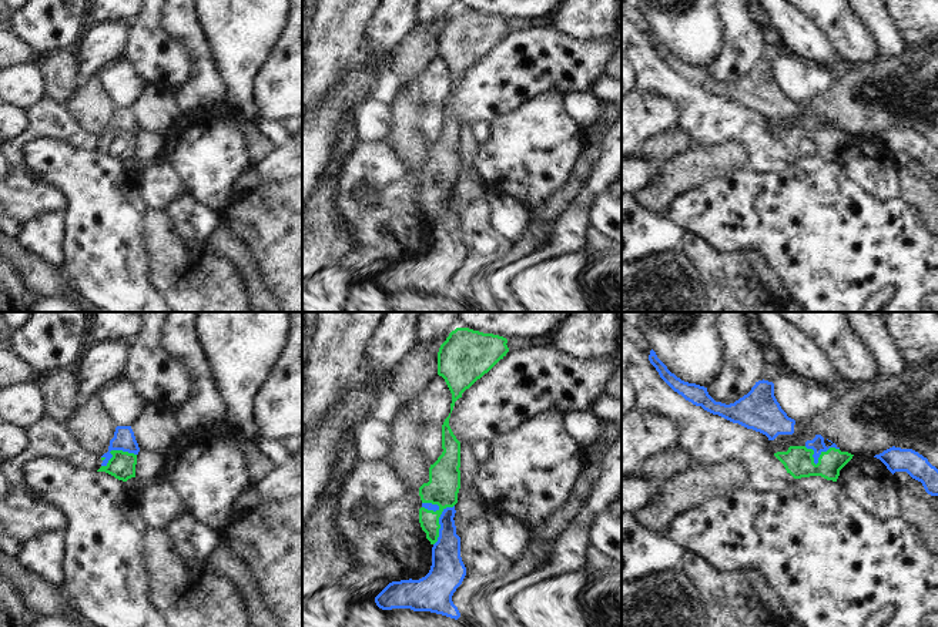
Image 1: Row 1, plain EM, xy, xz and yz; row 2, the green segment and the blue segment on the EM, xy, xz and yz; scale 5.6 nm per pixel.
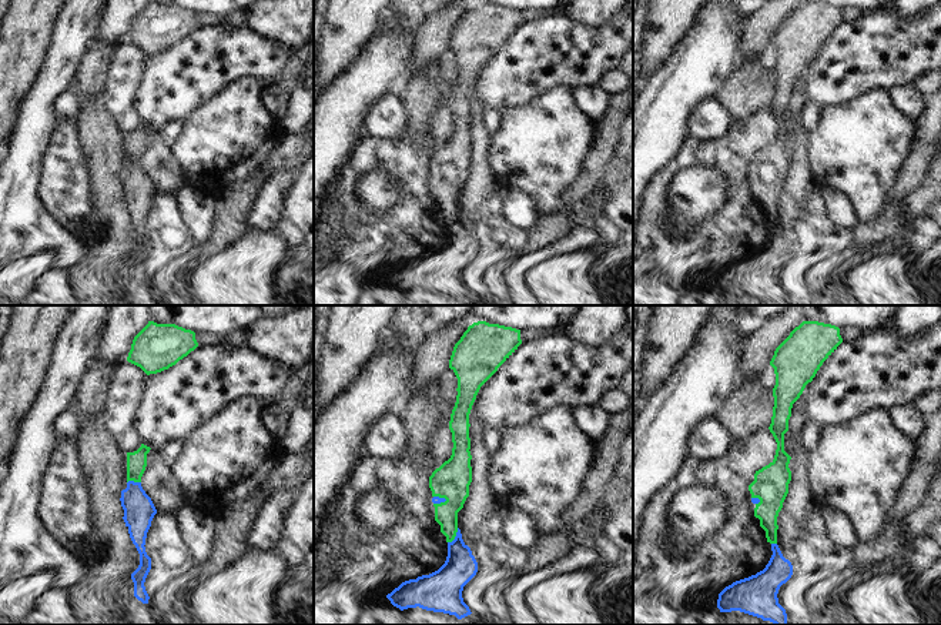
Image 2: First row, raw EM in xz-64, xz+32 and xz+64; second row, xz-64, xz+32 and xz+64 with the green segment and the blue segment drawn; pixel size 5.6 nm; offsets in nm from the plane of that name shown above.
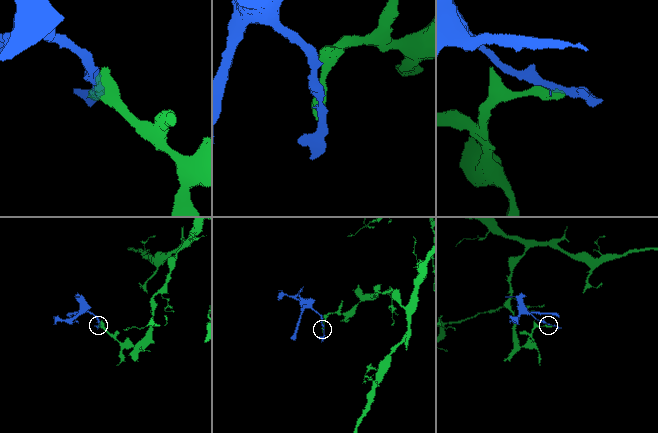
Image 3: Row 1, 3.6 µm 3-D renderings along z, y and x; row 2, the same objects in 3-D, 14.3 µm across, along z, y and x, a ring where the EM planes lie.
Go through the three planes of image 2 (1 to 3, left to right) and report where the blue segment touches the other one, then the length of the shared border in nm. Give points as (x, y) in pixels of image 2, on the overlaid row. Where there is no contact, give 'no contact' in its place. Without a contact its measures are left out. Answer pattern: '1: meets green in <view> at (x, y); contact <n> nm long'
1: meets green in xz-64 at (133, 480); contact 80 nm long
2: meets green in xz+32 at (454, 537); contact 110 nm long
3: meets green in xz+64 at (774, 542); contact 30 nm long

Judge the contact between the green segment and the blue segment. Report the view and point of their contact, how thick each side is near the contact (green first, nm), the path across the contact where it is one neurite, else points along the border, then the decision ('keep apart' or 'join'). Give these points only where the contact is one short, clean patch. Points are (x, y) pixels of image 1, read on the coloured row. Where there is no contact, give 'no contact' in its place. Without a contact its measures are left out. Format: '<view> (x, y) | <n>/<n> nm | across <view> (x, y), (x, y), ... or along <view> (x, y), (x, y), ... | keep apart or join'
yz (818, 460) | 170/80 nm | keep apart

